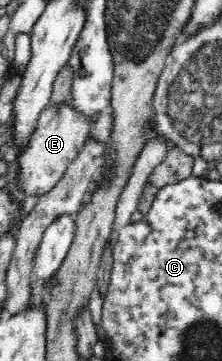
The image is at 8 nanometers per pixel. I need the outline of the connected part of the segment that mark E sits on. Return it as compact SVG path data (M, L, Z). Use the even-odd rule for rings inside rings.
M72 92L60 103L51 103L39 115L36 133L32 135L28 147L19 157L19 186L27 195L42 195L52 189L66 171L68 164L79 154L88 143L93 132L95 117L90 117L75 108Z

